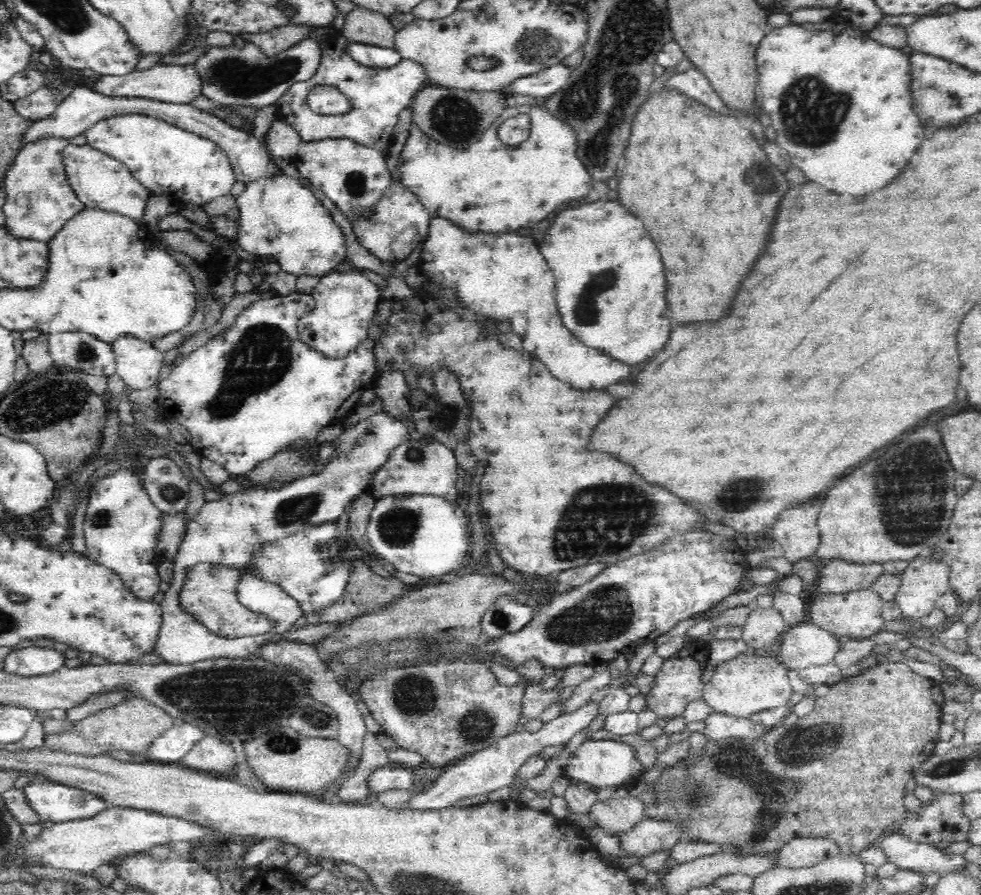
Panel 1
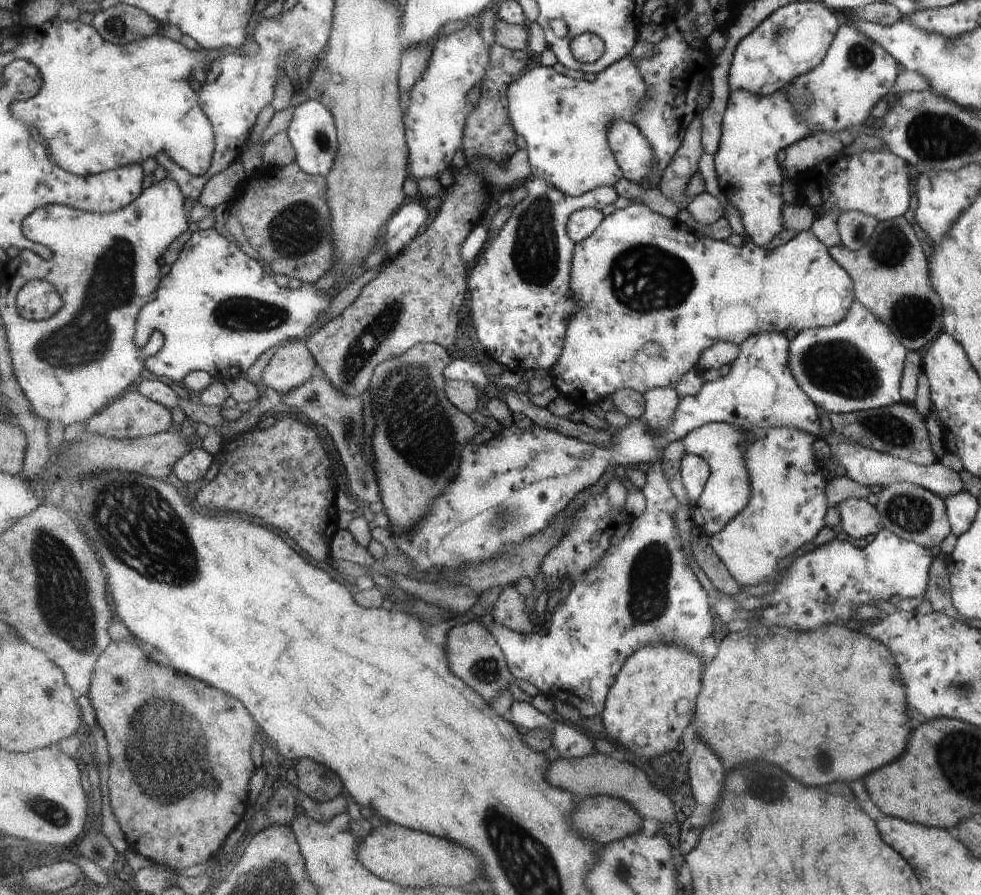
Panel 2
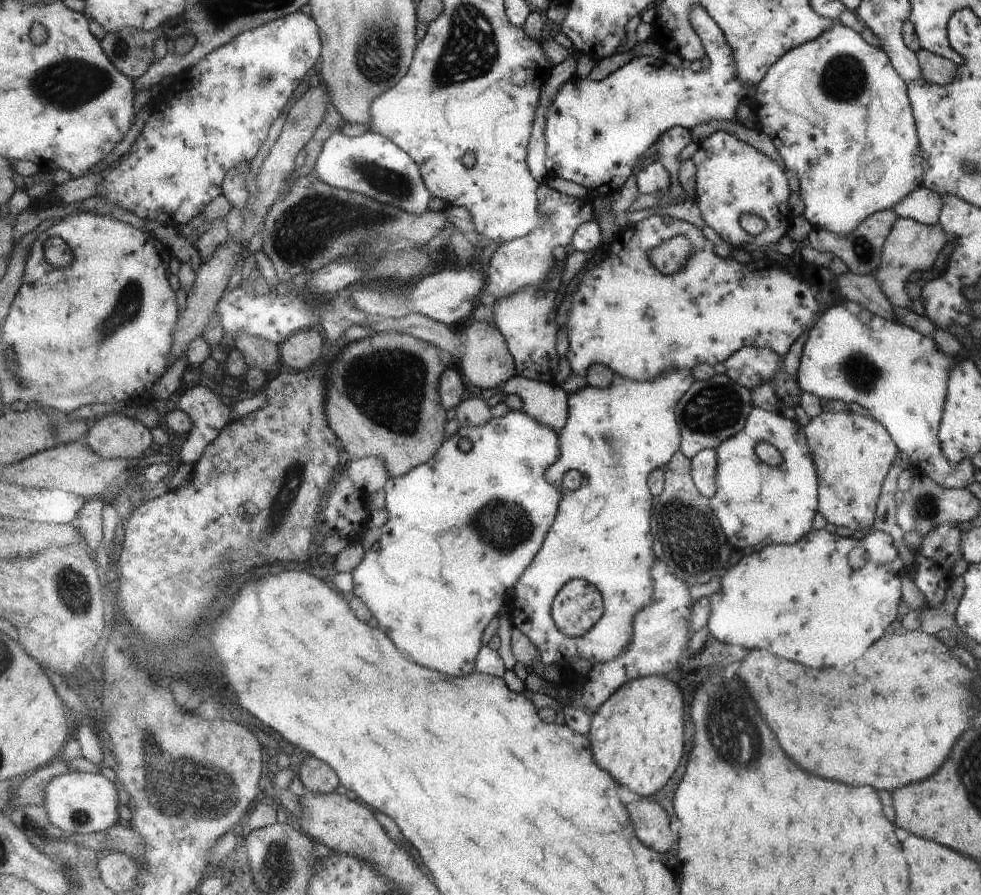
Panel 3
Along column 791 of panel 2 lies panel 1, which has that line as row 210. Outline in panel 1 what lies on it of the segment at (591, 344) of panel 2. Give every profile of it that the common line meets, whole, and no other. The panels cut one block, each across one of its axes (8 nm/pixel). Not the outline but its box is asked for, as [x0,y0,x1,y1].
[236,173,346,278]

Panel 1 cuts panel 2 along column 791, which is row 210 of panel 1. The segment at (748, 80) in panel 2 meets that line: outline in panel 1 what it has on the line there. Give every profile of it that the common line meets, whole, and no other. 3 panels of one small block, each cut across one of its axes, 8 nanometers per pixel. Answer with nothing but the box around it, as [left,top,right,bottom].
[5,135,85,242]

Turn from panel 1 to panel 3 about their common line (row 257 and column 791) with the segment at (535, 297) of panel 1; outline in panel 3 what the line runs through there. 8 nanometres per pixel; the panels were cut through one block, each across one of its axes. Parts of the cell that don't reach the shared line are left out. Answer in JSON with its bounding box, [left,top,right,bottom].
[708,407,817,548]

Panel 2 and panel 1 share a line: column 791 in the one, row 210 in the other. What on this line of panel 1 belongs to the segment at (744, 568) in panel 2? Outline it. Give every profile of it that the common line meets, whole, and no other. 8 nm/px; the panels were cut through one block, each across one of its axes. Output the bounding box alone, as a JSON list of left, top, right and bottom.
[397,105,594,233]

